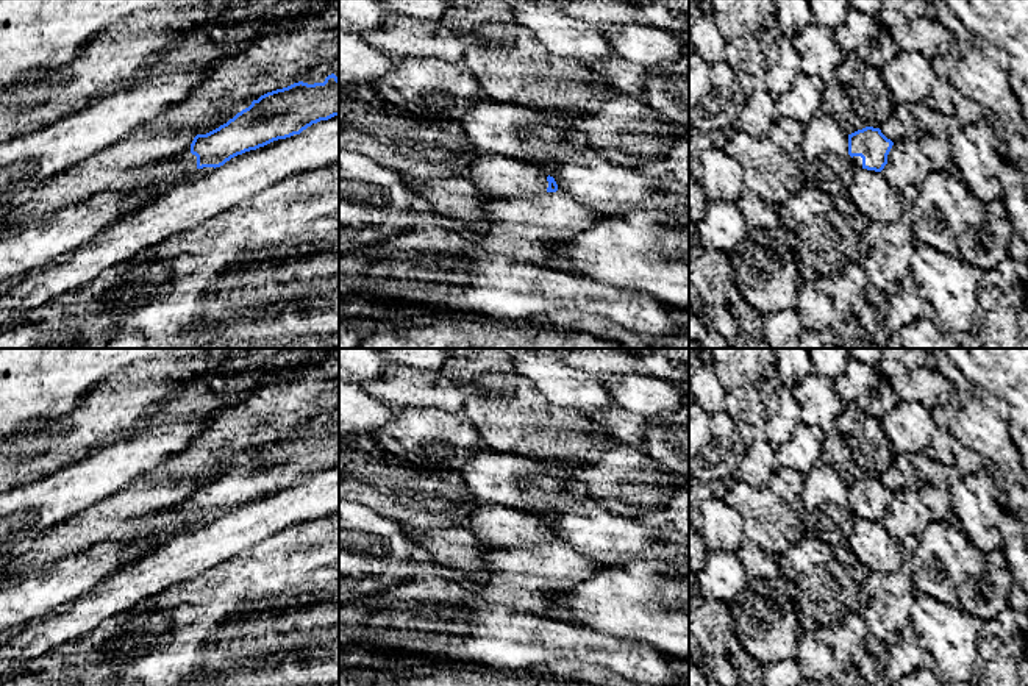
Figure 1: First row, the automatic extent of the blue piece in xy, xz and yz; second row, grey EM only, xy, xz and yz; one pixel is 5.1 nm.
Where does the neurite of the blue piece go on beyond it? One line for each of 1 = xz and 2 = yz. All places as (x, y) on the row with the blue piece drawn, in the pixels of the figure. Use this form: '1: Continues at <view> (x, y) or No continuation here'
1: Continues at xz (494, 175)
2: Continues at yz (856, 160)

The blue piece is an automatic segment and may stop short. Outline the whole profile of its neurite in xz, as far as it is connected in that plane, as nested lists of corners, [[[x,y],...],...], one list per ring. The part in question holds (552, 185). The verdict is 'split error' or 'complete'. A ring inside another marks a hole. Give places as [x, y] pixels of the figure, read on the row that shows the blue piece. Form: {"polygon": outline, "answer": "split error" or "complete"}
{"polygon": [[[478,153],[466,175],[477,191],[495,200],[556,192],[558,184],[541,163]]], "answer": "split error"}

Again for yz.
{"polygon": [[[866,127],[848,134],[848,155],[856,169],[881,172],[894,142],[880,128]]], "answer": "split error"}

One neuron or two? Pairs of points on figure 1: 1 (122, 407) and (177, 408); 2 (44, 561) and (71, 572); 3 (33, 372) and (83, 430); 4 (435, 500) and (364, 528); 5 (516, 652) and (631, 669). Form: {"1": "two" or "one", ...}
{"1": "two", "2": "two", "3": "two", "4": "two", "5": "one"}

